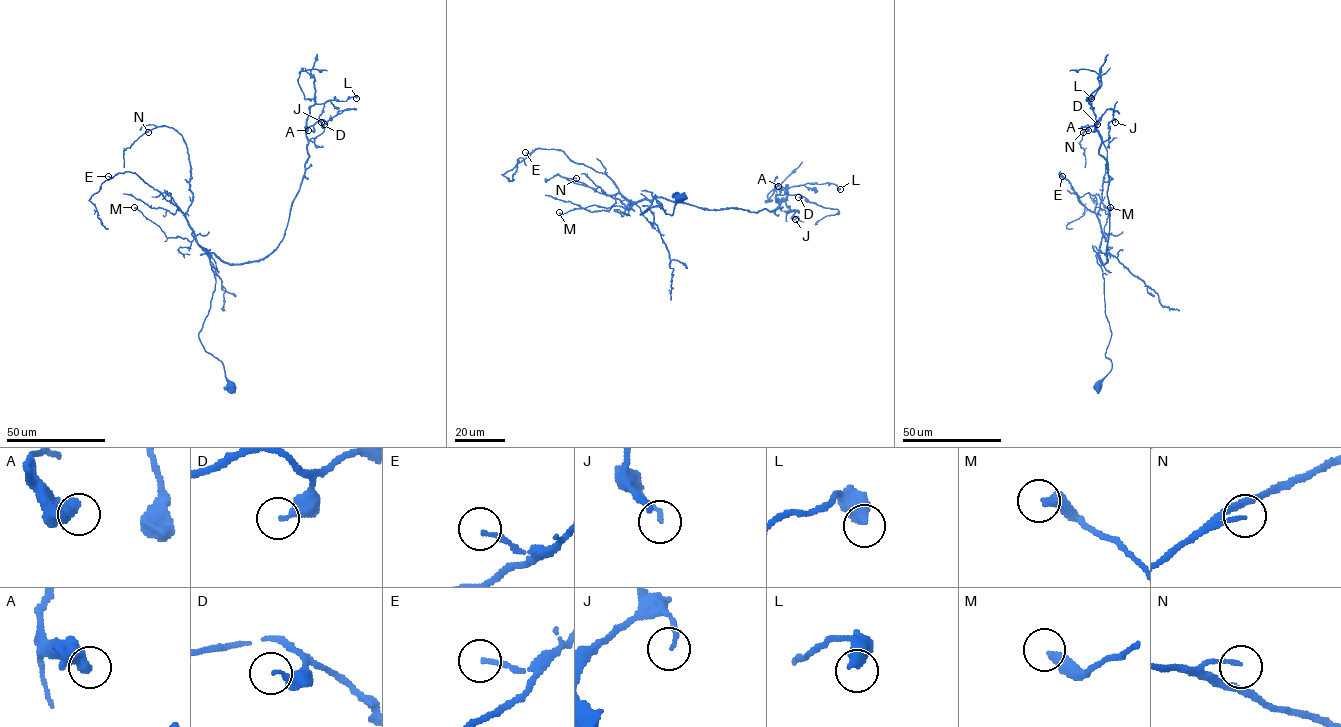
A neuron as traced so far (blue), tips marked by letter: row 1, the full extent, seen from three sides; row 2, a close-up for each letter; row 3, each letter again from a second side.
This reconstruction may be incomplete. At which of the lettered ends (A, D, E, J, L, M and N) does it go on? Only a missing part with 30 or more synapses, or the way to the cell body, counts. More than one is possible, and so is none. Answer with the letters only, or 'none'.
none

